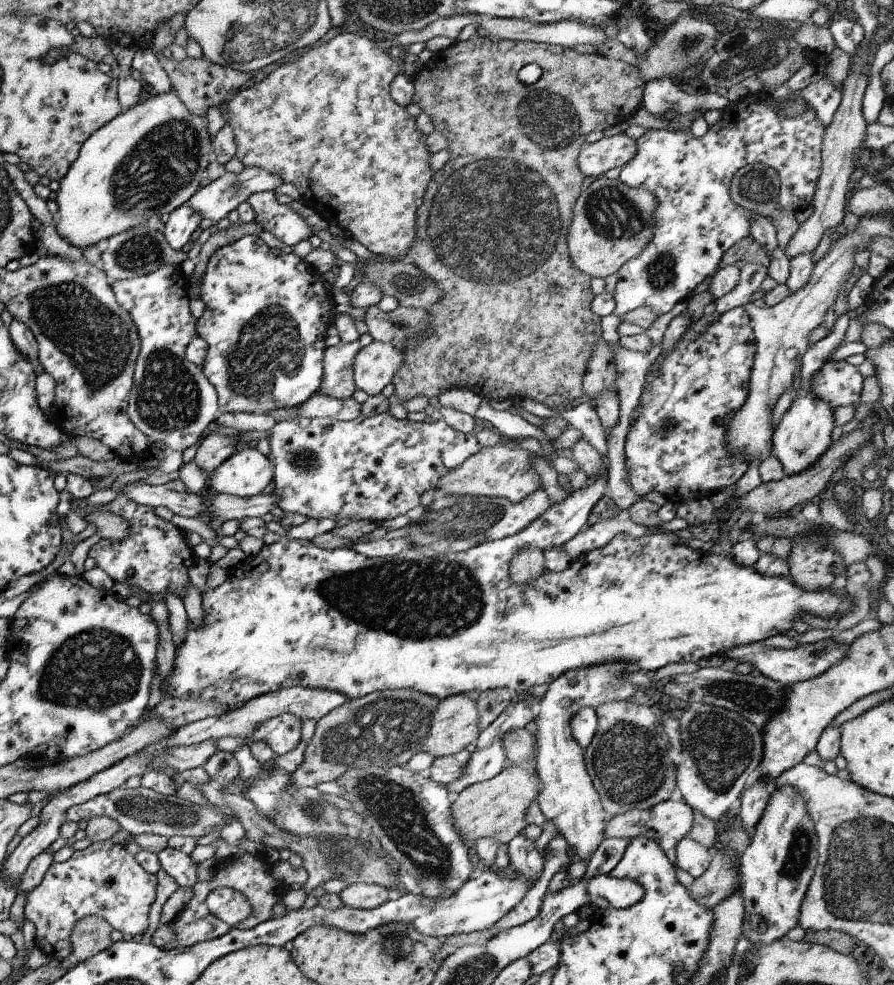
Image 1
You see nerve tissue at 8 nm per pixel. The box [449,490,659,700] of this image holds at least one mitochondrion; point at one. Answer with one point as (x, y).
(615, 683)

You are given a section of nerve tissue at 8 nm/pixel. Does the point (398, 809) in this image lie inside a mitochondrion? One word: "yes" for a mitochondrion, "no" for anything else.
yes

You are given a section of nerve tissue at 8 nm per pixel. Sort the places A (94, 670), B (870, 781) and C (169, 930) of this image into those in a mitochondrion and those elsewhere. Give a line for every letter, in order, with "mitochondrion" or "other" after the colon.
A: mitochondrion
B: other
C: other

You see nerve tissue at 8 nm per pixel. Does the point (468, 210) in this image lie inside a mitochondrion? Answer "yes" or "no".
yes

